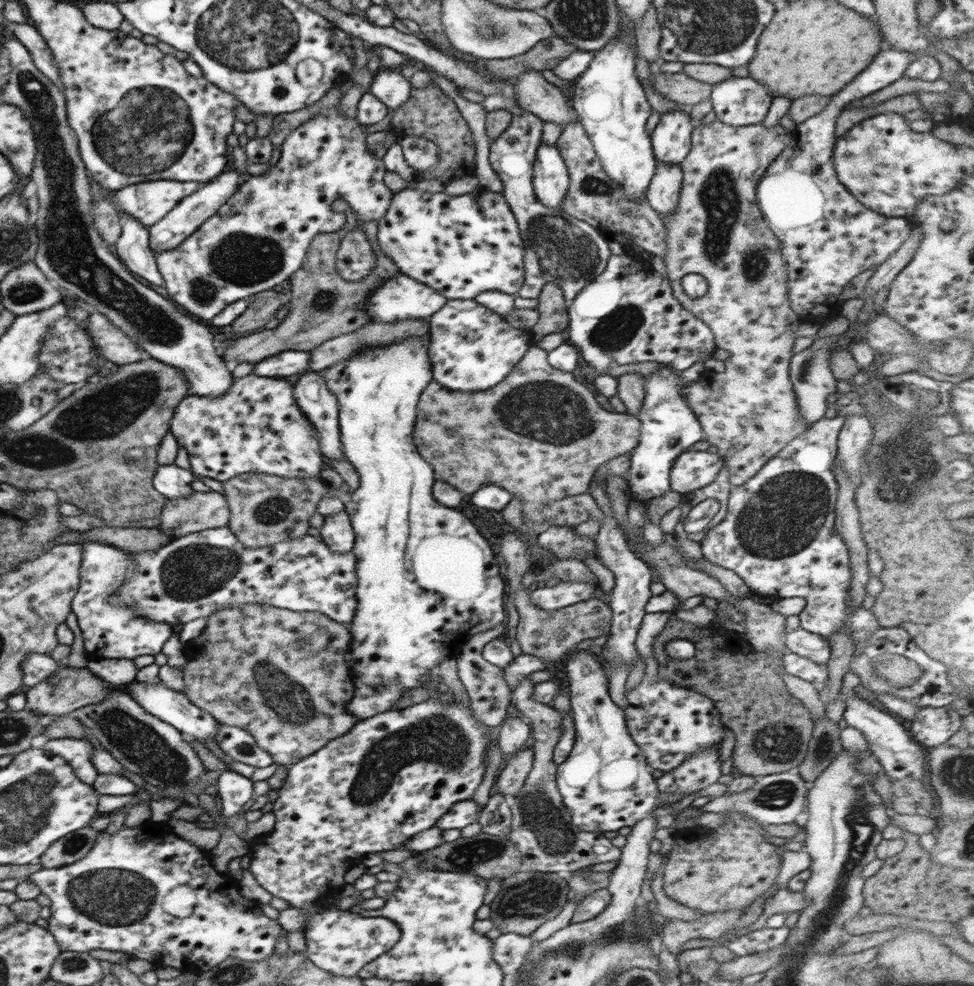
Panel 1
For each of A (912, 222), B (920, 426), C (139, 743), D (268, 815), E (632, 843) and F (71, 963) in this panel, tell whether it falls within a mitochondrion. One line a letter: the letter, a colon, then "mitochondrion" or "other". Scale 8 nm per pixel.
A: other
B: mitochondrion
C: mitochondrion
D: other
E: other
F: mitochondrion

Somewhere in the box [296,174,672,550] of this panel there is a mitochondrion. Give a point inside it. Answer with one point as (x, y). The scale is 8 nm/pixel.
(542, 411)

